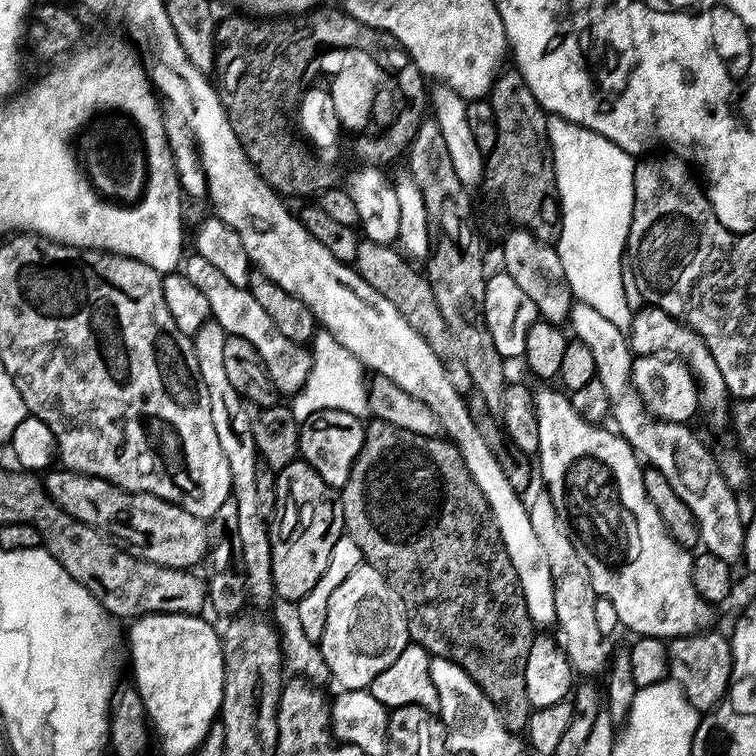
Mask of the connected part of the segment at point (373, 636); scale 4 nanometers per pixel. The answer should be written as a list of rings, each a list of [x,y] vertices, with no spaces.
[[[361,562],[346,582],[330,594],[326,626],[318,647],[329,667],[331,679],[337,680],[344,690],[367,689],[374,678],[406,650],[409,642],[408,618],[400,599],[377,568]]]

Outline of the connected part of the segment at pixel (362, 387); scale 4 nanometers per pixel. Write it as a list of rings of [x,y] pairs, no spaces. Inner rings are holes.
[[[325,330],[317,331],[311,343],[312,370],[300,391],[291,397],[290,407],[294,418],[301,422],[322,410],[342,410],[361,418],[369,415],[368,380],[366,369],[360,360]]]

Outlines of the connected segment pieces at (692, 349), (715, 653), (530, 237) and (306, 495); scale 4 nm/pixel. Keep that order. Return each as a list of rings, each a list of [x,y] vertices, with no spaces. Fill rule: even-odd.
[[[645,306],[633,315],[632,331],[628,337],[637,357],[667,354],[669,357],[683,360],[698,381],[699,407],[704,412],[708,411],[709,422],[725,425],[729,421],[730,397],[726,382],[722,378],[722,370],[718,370],[718,362],[714,362],[706,342],[694,329],[688,327],[685,321],[675,320],[661,308]]]
[[[705,630],[696,632],[693,636],[678,636],[668,644],[668,670],[671,679],[701,714],[715,708],[727,696],[734,679],[732,645],[725,633],[723,636],[716,631]]]
[[[514,228],[504,240],[504,264],[503,271],[506,271],[514,278],[514,282],[525,291],[526,296],[536,305],[537,313],[548,320],[551,324],[561,325],[569,316],[569,310],[574,303],[574,297],[565,281],[565,270],[562,267],[562,260],[557,254],[556,248],[551,244],[542,242],[531,229]]]
[[[302,458],[275,473],[276,510],[270,524],[272,538],[272,591],[279,599],[295,602],[306,598],[318,578],[330,566],[334,542],[345,535],[342,502],[337,489],[331,488]]]

